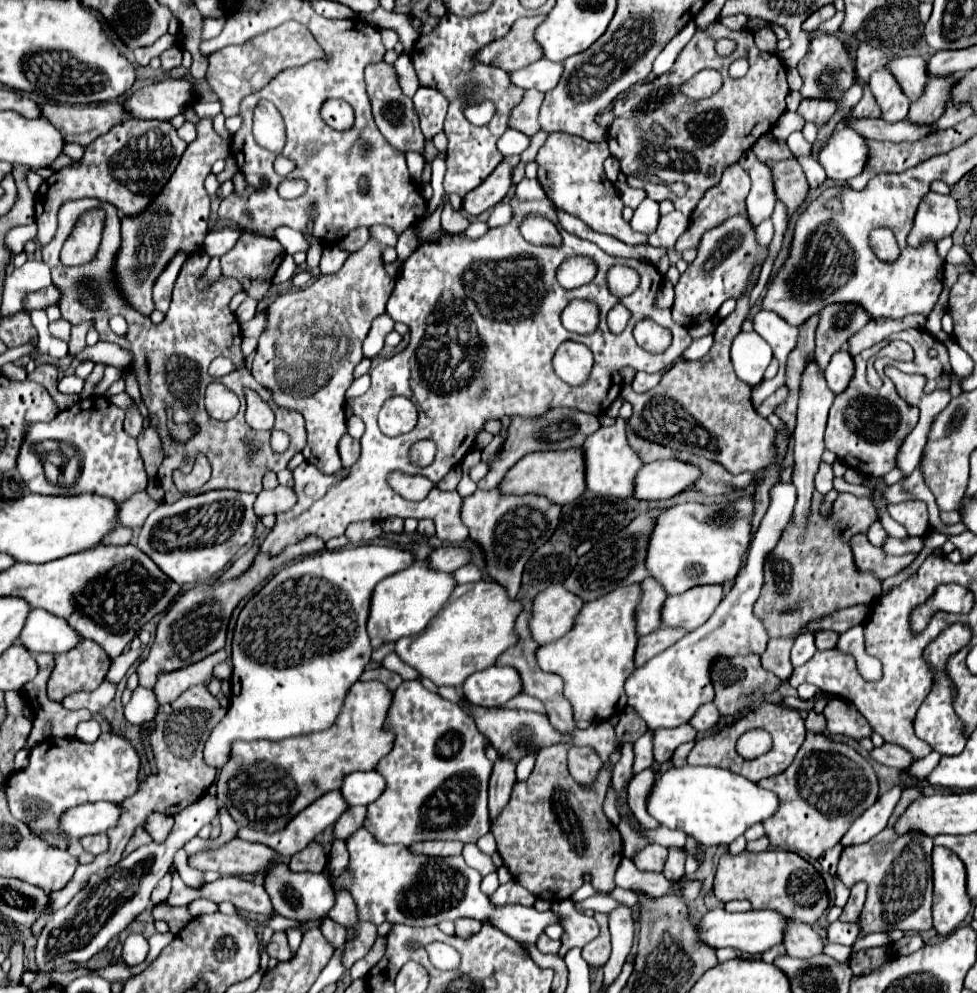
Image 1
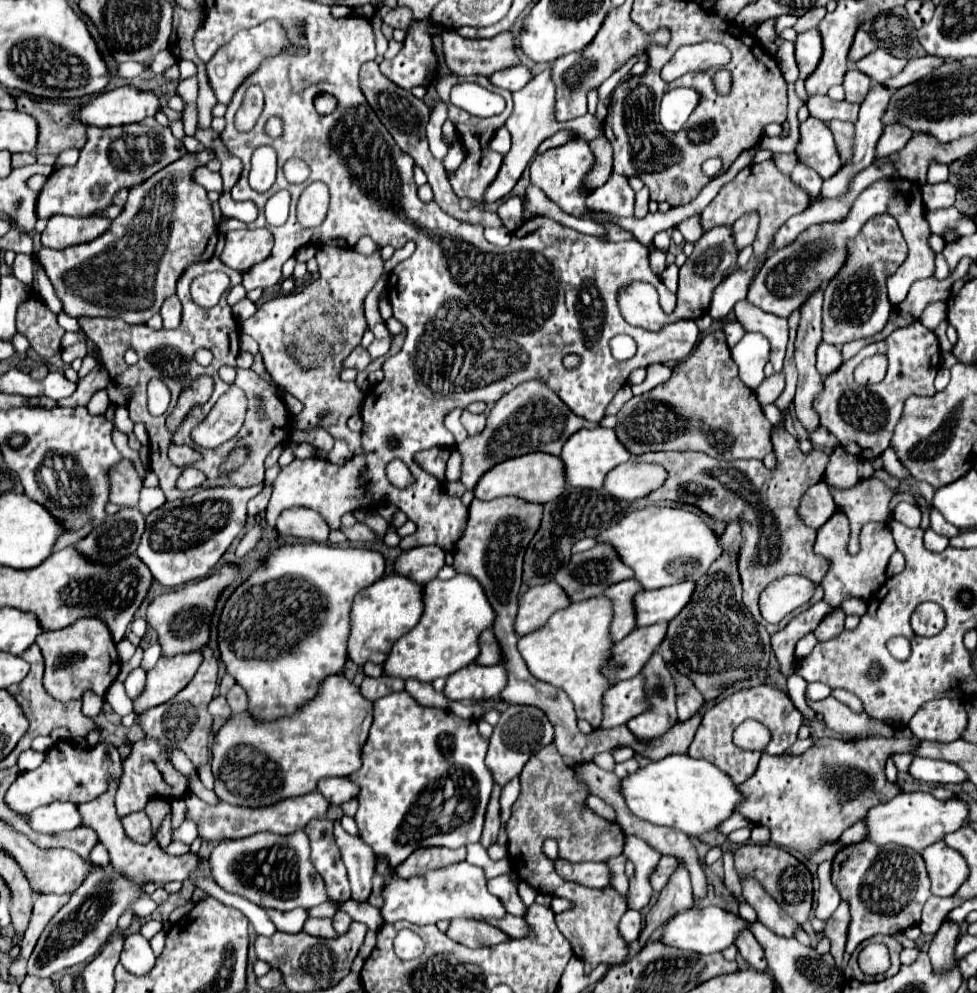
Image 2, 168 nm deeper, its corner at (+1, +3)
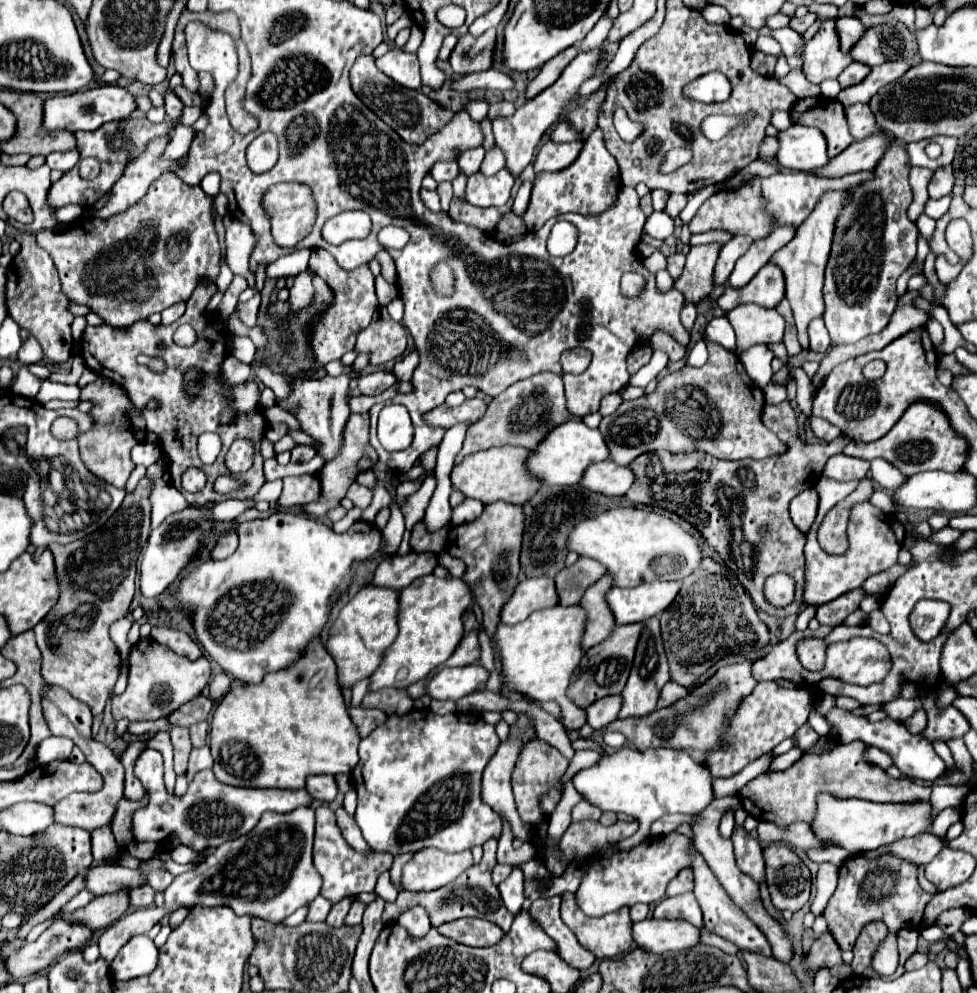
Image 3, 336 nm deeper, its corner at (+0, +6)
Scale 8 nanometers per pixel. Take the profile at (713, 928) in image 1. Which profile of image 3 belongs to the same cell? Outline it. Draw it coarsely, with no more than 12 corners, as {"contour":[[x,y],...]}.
{"contour":[[647,917],[631,925],[637,947],[683,951],[699,943],[685,921]]}

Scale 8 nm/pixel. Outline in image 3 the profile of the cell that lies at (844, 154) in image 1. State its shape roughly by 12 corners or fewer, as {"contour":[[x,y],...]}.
{"contour":[[815,127],[777,133],[775,159],[795,171],[823,167],[827,143]]}

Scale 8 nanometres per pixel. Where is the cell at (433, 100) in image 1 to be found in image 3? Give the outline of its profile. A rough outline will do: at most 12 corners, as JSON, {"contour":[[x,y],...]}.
{"contour":[[439,161],[433,171],[437,183],[453,181],[459,175],[455,161]]}

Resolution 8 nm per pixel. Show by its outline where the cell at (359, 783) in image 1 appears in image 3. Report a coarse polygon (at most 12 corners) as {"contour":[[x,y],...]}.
{"contour":[[309,775],[305,789],[313,799],[333,801],[333,775]]}

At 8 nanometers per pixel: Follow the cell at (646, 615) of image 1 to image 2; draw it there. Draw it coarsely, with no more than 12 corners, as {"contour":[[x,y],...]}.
{"contour":[[636,578],[612,584],[612,638],[618,642],[636,628],[634,594],[644,588]]}

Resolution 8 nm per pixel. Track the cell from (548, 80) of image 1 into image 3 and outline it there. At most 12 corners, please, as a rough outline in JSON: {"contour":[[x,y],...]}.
{"contour":[[495,69],[463,75],[453,91],[513,87],[511,77]]}

